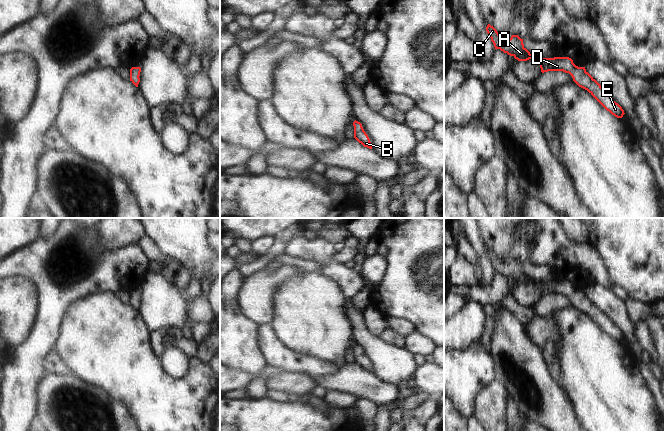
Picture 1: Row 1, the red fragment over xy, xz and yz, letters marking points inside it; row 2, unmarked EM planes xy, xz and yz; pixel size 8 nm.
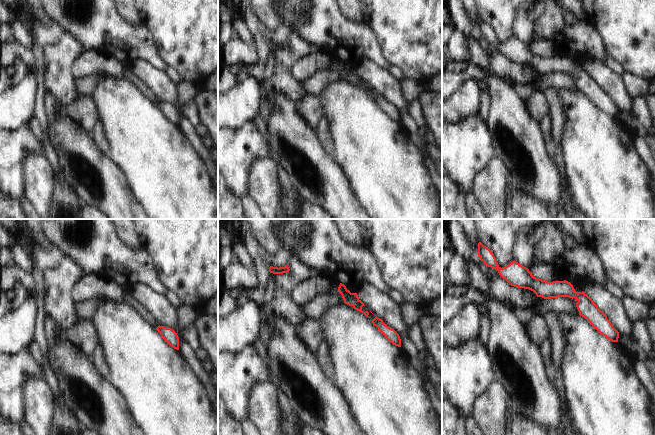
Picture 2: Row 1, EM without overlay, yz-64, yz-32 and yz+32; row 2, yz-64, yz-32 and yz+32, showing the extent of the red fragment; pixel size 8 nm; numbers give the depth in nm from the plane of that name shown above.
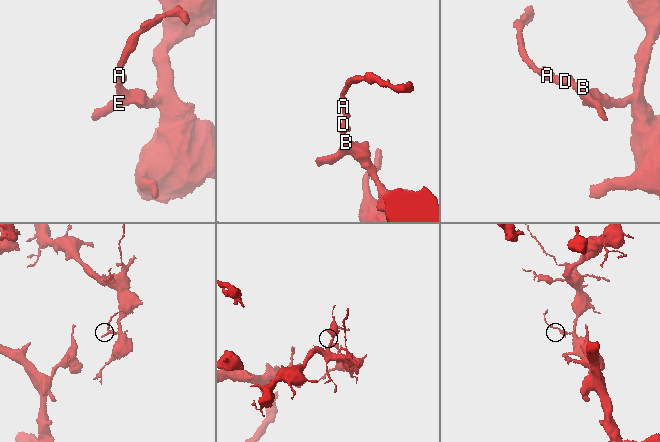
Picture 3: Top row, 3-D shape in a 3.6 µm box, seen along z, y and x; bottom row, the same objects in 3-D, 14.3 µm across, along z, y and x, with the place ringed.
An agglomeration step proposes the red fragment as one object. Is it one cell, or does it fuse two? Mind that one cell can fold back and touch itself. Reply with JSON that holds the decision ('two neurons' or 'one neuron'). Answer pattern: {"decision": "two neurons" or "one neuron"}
{"decision": "one neuron"}

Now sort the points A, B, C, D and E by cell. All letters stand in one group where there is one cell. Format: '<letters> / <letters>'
A B C D E

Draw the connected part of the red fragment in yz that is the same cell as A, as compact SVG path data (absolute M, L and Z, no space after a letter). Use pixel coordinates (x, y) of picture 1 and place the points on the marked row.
M490 24L487 25L486 31L491 38L495 49L500 49L504 53L513 56L518 61L527 61L529 59L536 60L538 58L538 54L531 54L524 47L523 39L518 35L512 35L510 39L504 39Z

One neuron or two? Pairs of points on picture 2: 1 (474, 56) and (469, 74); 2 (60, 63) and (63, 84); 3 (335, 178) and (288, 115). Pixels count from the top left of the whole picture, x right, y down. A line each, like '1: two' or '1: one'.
1: two
2: one
3: one

